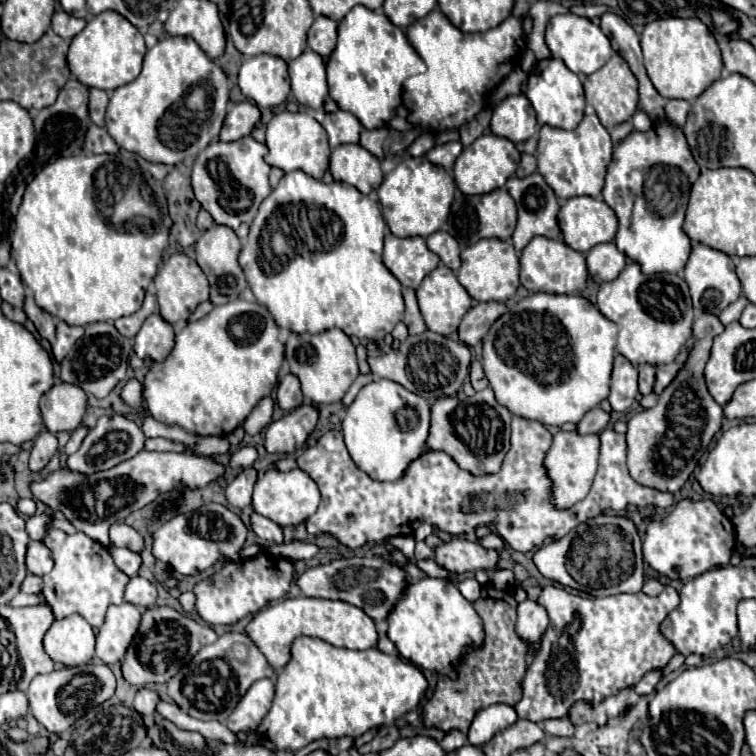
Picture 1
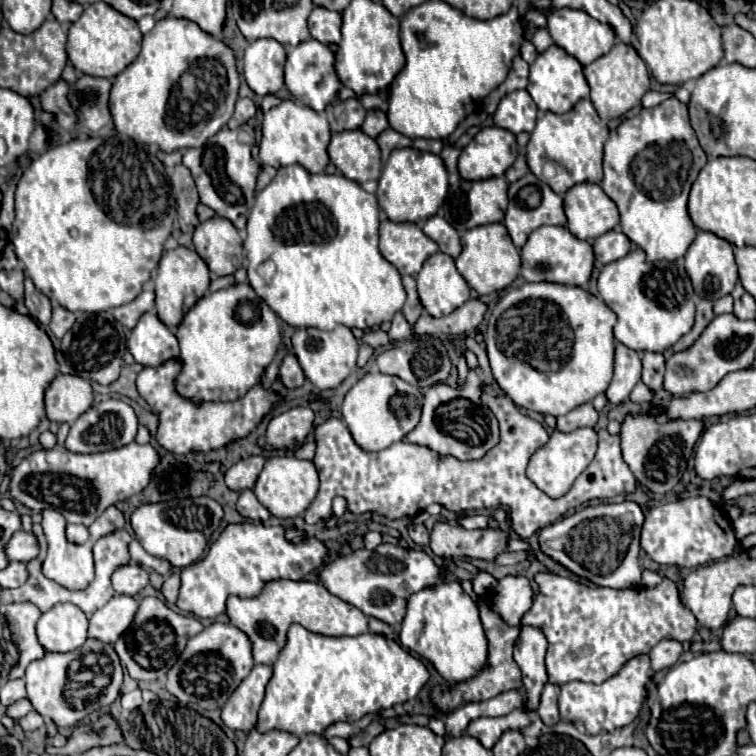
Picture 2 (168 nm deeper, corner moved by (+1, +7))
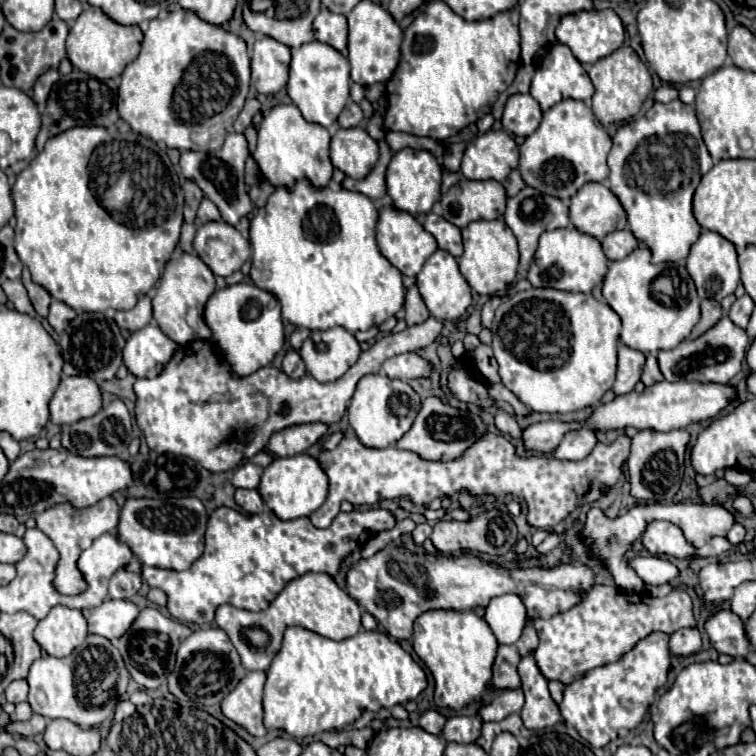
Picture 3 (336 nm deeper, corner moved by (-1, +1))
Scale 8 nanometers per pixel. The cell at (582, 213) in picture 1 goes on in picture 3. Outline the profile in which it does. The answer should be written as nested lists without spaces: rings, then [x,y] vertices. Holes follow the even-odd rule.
[[[600,182],[584,184],[570,204],[570,220],[580,230],[598,240],[614,230],[626,228],[626,212],[612,190]]]

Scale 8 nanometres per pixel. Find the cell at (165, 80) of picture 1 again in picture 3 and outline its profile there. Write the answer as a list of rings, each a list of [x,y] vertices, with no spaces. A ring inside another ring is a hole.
[[[180,8],[170,12],[166,18],[150,20],[150,28],[144,34],[138,58],[130,62],[122,74],[118,90],[118,112],[134,132],[152,138],[154,142],[162,140],[168,148],[218,150],[224,142],[224,134],[230,130],[232,122],[244,106],[248,88],[250,56],[246,42],[222,26],[204,22],[196,12]]]

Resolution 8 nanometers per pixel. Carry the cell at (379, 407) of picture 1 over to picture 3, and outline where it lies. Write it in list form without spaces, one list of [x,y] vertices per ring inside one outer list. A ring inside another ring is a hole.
[[[368,374],[360,378],[348,406],[348,420],[364,446],[394,446],[412,426],[420,410],[420,396],[404,380],[392,380],[386,374]]]

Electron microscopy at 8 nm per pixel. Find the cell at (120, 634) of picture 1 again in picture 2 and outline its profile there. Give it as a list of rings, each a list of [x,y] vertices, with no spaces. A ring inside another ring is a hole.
[[[116,594],[108,604],[92,614],[88,634],[106,644],[114,644],[118,636],[122,636],[122,632],[132,624],[136,610],[138,602],[132,596]]]

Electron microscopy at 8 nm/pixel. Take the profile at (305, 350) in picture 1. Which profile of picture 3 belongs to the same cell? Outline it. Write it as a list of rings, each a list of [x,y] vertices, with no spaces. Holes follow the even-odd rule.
[[[340,326],[312,332],[300,348],[306,370],[318,382],[338,380],[352,364],[356,364],[360,352],[362,350],[354,334]]]

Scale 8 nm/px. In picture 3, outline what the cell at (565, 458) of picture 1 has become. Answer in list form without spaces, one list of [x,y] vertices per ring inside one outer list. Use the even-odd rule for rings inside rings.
[[[580,428],[580,430],[570,430],[564,434],[562,442],[554,450],[554,458],[558,460],[584,460],[592,448],[596,446],[596,434],[590,428]]]

